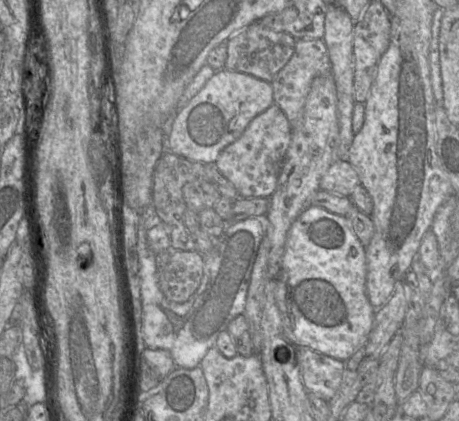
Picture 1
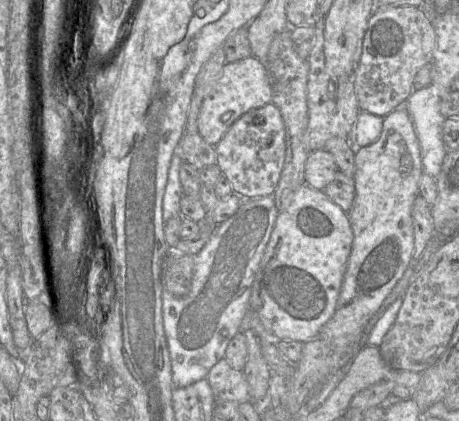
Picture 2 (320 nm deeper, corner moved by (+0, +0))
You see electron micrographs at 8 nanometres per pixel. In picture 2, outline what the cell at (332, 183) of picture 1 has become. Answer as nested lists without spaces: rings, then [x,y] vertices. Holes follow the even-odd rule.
[[[325,148],[312,151],[305,165],[305,183],[315,189],[324,190],[337,171],[335,158],[330,152]]]

